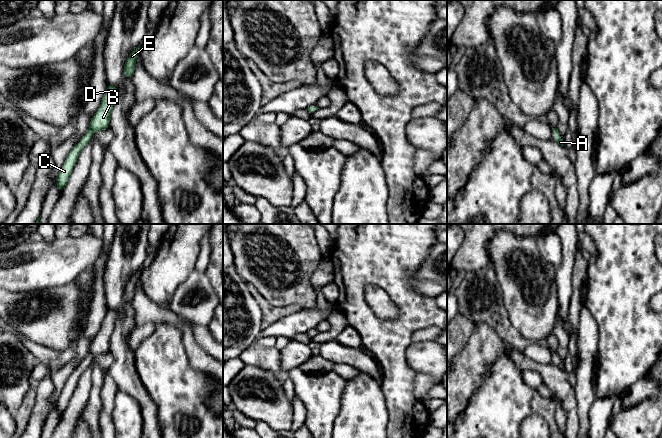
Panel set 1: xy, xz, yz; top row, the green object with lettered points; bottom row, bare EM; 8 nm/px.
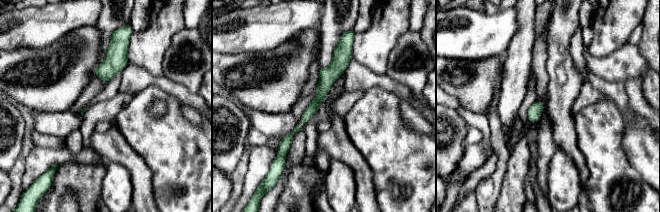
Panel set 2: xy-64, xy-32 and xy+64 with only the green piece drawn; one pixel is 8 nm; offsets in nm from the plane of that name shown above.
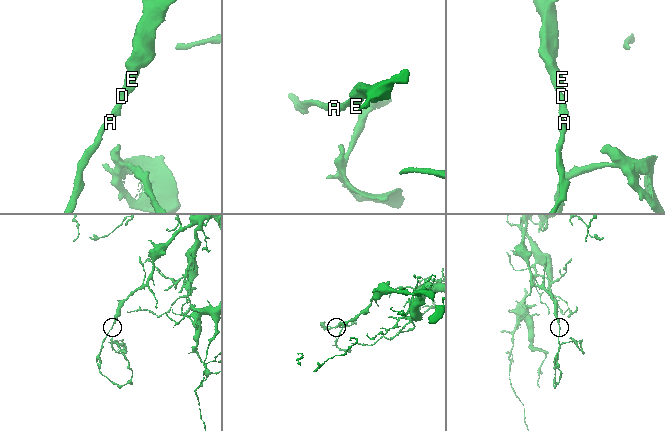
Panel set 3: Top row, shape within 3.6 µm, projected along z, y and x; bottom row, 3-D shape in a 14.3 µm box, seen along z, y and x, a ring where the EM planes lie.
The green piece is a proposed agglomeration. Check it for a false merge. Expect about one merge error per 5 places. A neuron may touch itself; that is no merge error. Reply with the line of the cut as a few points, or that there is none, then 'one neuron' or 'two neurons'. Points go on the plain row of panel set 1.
no cut; one neuron

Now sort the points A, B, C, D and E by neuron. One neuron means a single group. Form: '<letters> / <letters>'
A B C D E

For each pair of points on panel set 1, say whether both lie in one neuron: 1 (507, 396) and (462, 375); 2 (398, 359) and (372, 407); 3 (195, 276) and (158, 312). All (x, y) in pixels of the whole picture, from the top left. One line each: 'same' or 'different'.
1: different
2: different
3: different

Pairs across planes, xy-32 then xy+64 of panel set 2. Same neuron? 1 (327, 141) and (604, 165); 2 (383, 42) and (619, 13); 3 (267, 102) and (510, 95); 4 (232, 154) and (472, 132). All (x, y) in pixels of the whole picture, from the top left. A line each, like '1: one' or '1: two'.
1: two
2: one
3: two
4: two

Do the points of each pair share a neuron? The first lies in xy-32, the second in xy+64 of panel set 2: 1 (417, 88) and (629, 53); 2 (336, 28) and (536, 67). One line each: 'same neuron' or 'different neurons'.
1: same neuron
2: different neurons

